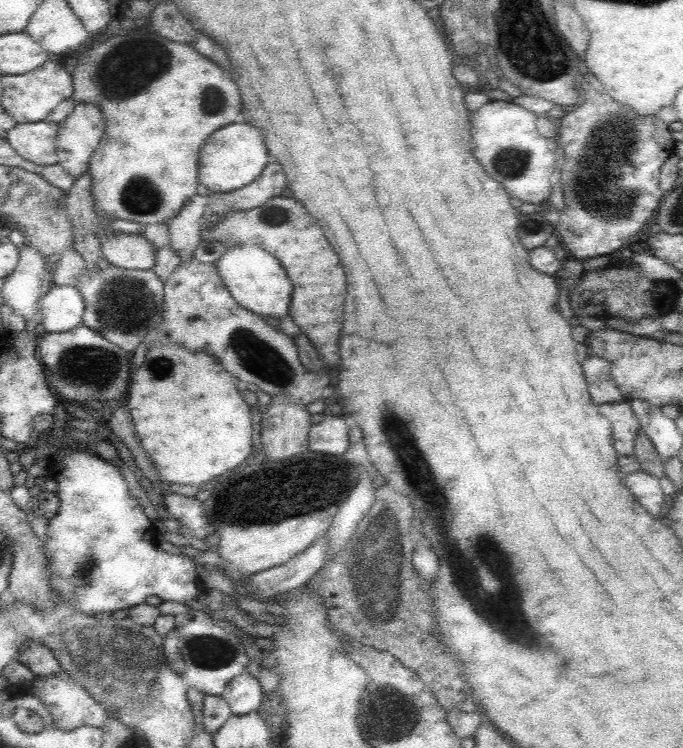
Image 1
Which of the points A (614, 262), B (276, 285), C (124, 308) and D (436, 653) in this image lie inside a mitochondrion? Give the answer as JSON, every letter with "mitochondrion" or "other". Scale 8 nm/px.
{"A":"other","B":"other","C":"mitochondrion","D":"other"}

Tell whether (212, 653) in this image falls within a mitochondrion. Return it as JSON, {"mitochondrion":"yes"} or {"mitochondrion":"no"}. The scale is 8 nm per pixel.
{"mitochondrion":"yes"}

